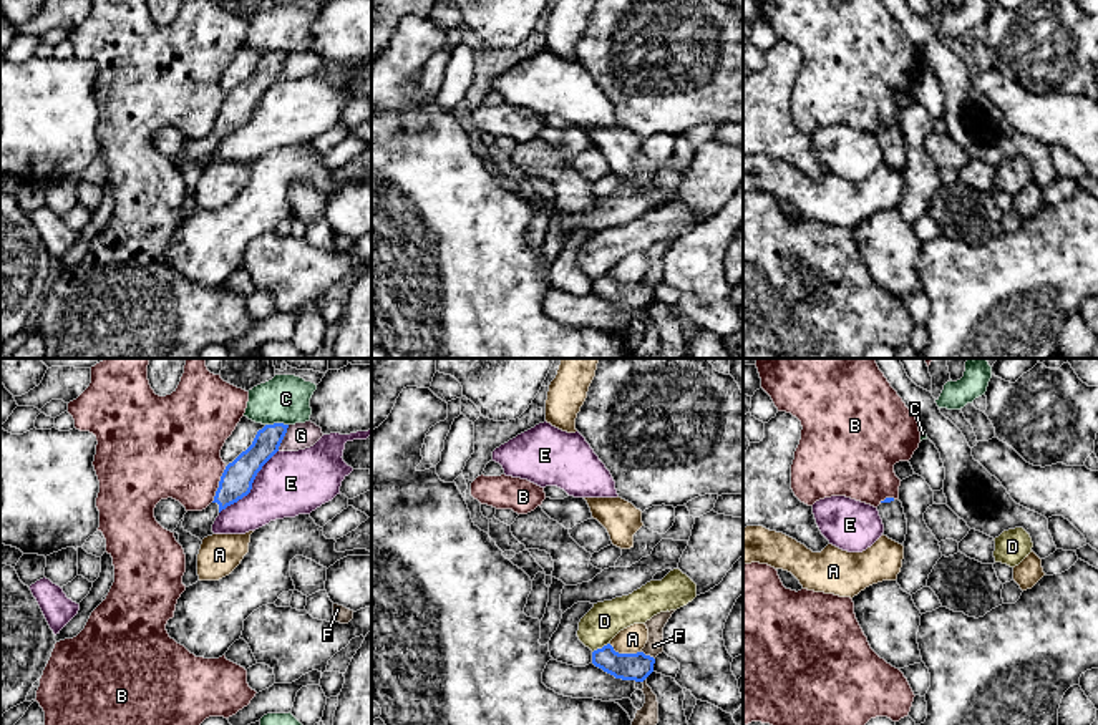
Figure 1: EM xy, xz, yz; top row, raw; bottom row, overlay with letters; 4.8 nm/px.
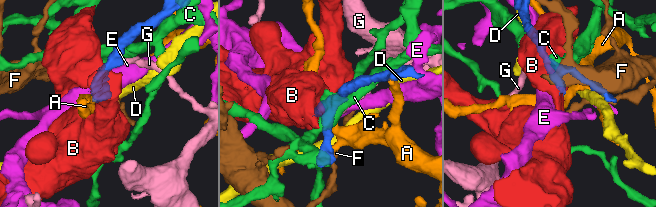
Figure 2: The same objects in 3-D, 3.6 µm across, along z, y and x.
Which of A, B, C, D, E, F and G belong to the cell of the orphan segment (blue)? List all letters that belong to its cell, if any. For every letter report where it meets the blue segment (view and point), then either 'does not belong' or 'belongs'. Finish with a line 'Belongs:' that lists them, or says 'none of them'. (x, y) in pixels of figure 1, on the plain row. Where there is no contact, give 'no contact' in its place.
A: xz (624, 282) | does not belong
B: xy (219, 113) | does not belong
C: xy (276, 52) | does not belong
D: xz (602, 276) | does not belong
E: xy (251, 115) | does not belong
F: xz (647, 284) | does not belong
G: xy (282, 67) | does not belong
Belongs: none of them

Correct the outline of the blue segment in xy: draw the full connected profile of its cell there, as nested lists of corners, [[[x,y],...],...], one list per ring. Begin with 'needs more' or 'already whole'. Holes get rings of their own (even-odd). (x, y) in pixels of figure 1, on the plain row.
needs more | [[[265,53],[257,60],[252,73],[229,91],[221,105],[214,129],[202,139],[187,139],[182,156],[201,169],[212,164],[212,153],[219,141],[247,124],[262,95],[279,80],[289,53]]]

